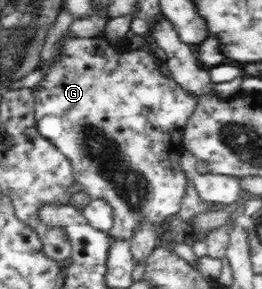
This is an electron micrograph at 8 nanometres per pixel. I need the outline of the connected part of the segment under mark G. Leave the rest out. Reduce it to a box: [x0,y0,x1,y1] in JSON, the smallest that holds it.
[35,34,196,239]

